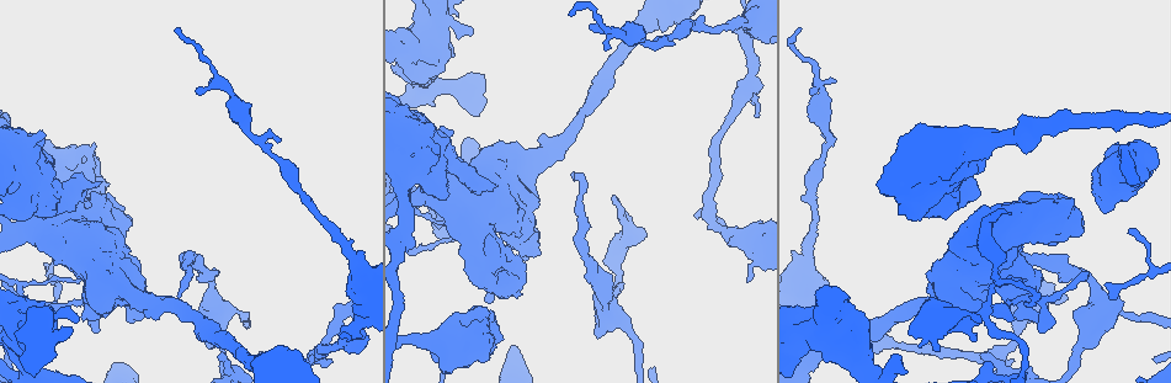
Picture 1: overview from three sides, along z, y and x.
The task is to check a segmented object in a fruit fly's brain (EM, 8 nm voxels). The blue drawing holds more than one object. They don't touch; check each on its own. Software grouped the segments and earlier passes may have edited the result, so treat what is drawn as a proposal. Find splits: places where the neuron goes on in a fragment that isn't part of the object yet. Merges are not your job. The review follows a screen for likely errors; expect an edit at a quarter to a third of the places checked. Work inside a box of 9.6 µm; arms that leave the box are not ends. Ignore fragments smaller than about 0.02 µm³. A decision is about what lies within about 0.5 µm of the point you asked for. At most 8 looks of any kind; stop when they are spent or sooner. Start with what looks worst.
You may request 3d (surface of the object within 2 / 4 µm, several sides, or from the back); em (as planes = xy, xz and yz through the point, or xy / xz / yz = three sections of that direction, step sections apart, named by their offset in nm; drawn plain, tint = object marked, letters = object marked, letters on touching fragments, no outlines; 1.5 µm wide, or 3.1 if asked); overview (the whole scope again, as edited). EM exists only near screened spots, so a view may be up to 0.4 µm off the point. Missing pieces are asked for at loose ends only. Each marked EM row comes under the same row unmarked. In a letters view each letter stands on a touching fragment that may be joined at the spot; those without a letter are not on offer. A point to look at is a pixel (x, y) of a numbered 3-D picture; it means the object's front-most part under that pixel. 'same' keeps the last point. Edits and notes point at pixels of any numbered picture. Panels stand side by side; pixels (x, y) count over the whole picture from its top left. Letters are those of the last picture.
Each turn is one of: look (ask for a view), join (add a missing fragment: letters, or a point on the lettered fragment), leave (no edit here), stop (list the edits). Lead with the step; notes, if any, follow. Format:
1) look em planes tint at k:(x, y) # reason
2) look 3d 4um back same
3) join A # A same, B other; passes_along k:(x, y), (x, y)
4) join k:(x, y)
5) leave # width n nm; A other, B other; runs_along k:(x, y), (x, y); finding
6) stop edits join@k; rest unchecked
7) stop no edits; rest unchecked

look em planes tint at 1:(812, 90) # free end

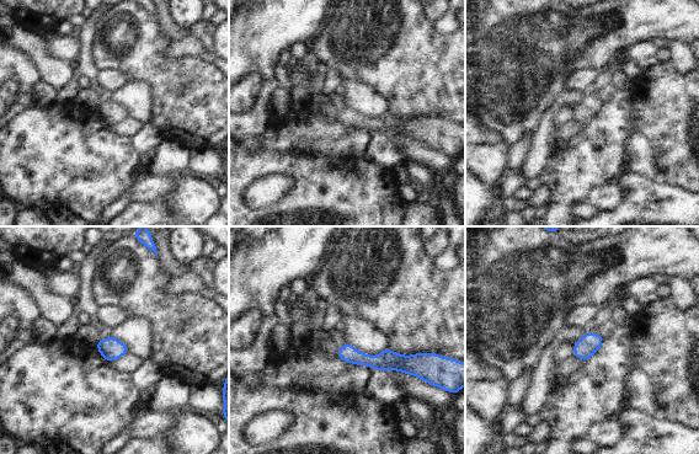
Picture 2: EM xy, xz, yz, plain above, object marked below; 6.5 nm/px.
look em planes letters same # see the neighbours

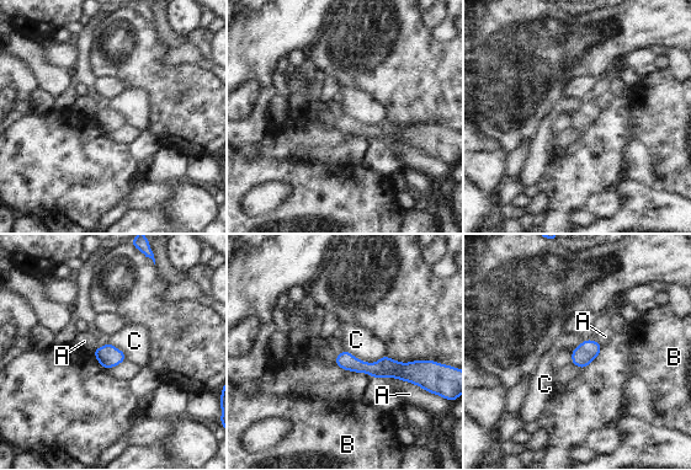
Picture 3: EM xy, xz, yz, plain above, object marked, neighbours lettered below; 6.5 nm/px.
leave # A other, B other, C other; border 3:(344, 348), (367, 362), (386, 356); none of them fits

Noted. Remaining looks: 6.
look 3d 2um at 1:(179, 296)

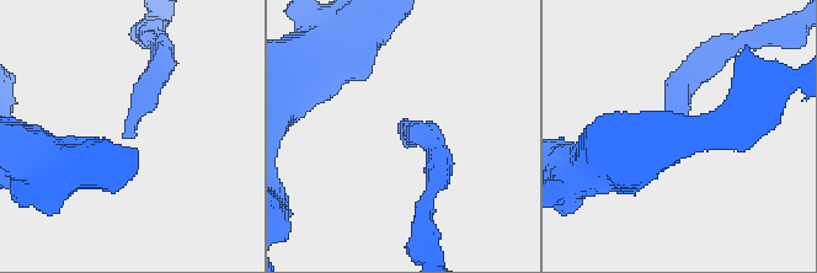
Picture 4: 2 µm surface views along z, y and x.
look em planes letters at 4:(407, 148) # need the tissue

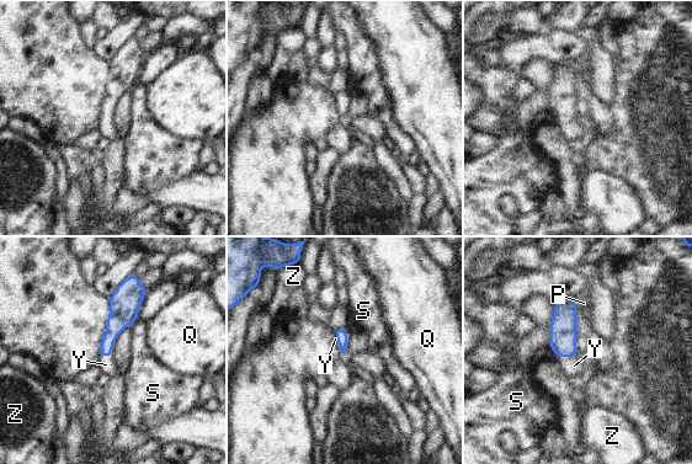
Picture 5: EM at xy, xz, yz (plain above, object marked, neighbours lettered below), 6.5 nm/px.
join Y # P other, Q other, S other, Y same, Z other; the neuron continues

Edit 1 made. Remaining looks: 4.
look em xz step 8 tint at 1:(84, 319) # branch stops here

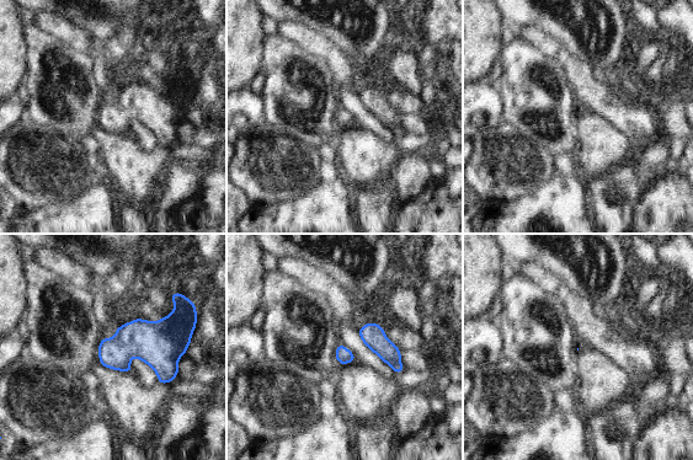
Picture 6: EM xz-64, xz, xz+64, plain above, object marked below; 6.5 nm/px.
look em planes letters same # another direction

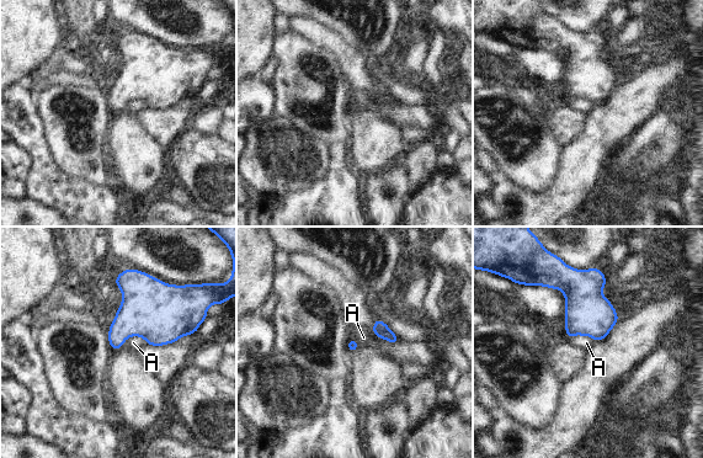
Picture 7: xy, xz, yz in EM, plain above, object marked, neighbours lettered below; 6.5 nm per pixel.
leave # A other; border 7:(122, 344), (140, 336), (148, 345); no lettered fragment goes on from it

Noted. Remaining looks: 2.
stop edits join@5; rest unchecked

